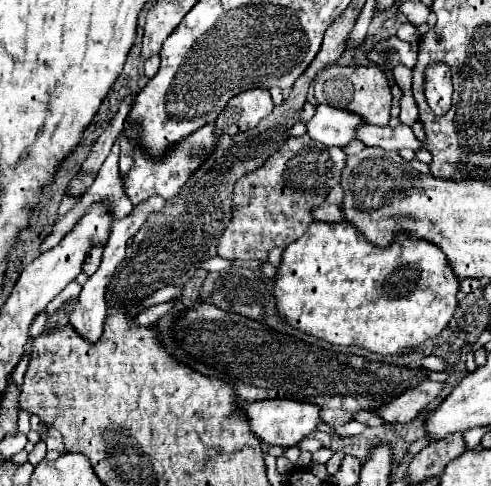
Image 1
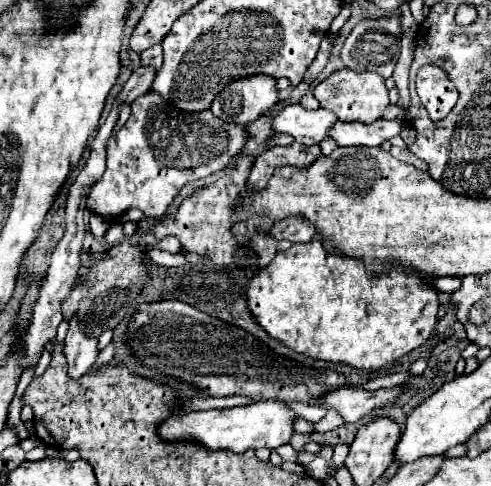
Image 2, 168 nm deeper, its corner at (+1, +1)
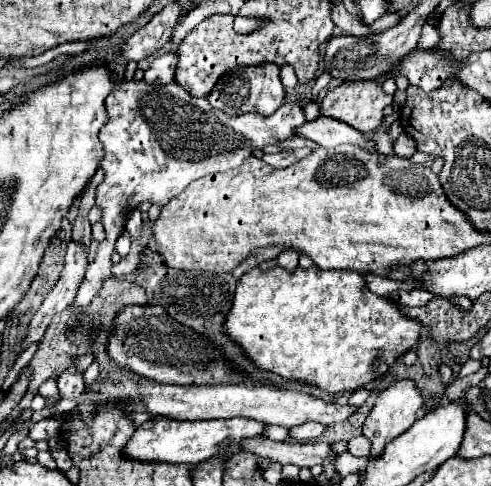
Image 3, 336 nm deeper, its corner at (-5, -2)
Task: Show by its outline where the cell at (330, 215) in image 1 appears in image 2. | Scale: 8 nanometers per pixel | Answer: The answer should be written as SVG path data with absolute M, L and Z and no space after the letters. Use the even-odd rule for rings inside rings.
M286 217L272 227L270 235L278 241L288 239L292 243L308 243L316 235L316 227L304 217Z

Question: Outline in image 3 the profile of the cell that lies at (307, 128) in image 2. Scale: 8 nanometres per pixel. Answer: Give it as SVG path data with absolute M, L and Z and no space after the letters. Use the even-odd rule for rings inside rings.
M114 80L114 90L106 98L106 112L108 112L108 122L100 130L100 142L104 144L104 160L102 168L106 172L104 182L98 186L96 194L96 204L102 206L102 224L106 230L106 238L98 244L98 252L94 262L88 264L88 272L78 288L76 300L74 300L74 314L70 318L67 326L67 333L76 321L75 315L82 312L90 300L98 294L102 288L102 282L110 278L110 268L112 268L112 252L118 236L124 232L126 226L126 216L134 210L144 200L150 200L152 204L164 206L166 200L172 200L178 196L190 182L210 174L210 172L226 172L242 164L252 150L264 148L268 144L276 144L278 140L286 140L294 136L294 128L302 126L306 122L304 112L298 104L282 104L272 116L254 116L254 112L242 114L242 116L226 116L226 112L218 112L216 108L210 106L206 98L194 98L190 96L182 86L178 84L148 84L144 80Z

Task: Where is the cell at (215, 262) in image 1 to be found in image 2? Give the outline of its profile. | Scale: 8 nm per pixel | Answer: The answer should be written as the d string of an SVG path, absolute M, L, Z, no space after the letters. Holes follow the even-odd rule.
M149 249L146 250L149 260L153 263L163 267L179 267L185 264L186 259L180 254L171 254L160 249Z

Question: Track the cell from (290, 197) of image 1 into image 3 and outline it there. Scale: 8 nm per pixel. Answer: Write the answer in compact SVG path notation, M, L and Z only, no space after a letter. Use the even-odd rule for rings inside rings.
M300 148L300 150L294 150L294 152L282 152L282 154L264 154L264 162L274 166L274 168L286 168L290 164L294 164L296 160L304 158L310 150L308 148Z

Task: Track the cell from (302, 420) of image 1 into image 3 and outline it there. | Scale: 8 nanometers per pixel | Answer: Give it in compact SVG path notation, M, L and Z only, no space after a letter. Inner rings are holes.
M156 416L134 430L134 436L122 448L122 456L136 462L168 462L168 464L198 464L220 452L240 452L242 438L262 436L264 424L248 418L226 418L226 420L194 420L180 422L166 416Z

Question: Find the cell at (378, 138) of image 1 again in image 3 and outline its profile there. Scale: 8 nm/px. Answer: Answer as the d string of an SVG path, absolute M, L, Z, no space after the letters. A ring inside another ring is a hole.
M318 118L312 122L302 124L302 128L294 128L296 136L304 138L304 140L312 140L324 148L336 148L340 144L356 144L360 148L366 150L376 150L376 144L366 138L362 132L350 128L348 124L342 124L338 120L330 120L330 118Z

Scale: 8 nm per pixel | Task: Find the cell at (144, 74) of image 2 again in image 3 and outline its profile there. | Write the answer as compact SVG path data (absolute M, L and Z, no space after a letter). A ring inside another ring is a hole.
M164 54L164 56L156 58L152 62L152 66L144 72L144 80L148 80L150 84L174 82L176 64L178 64L178 56L176 54Z

